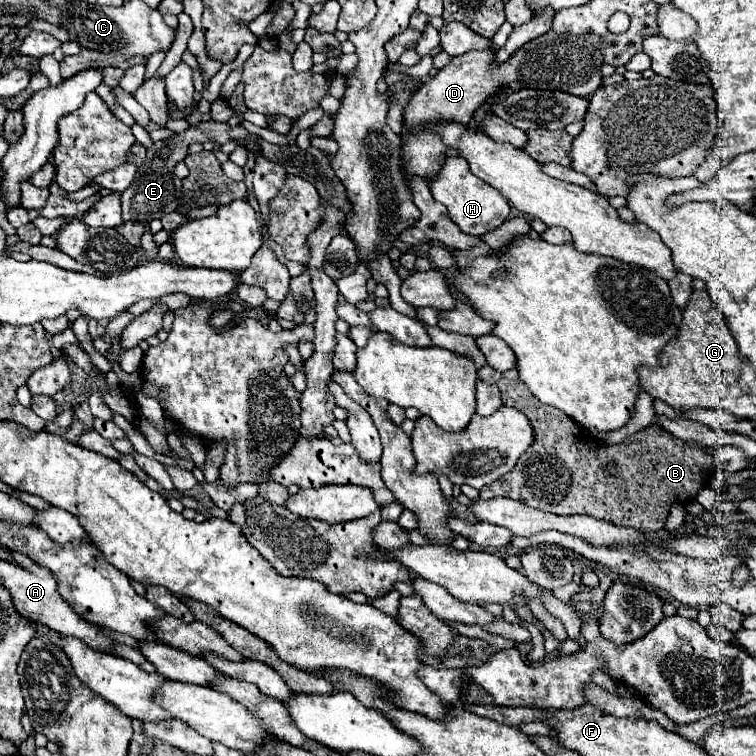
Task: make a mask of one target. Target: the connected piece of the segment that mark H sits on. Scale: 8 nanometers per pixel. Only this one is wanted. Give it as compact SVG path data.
M446 157L440 171L428 181L428 187L434 195L434 199L448 209L448 217L458 225L458 229L466 235L484 235L498 225L502 225L510 215L510 205L504 199L504 195L494 189L492 185L486 185L476 175L470 175L468 163L462 157Z

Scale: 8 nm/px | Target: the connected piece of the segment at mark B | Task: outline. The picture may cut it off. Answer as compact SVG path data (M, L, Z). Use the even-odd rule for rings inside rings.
M484 365L478 377L484 383L496 385L502 393L502 403L522 411L534 425L536 435L532 447L518 459L510 473L480 489L480 499L510 497L554 515L582 513L650 533L664 529L670 507L692 501L713 472L714 455L708 449L686 445L658 425L644 427L620 445L606 445L556 407L534 399L516 369L500 373ZM606 465L616 465L612 477L604 475Z

